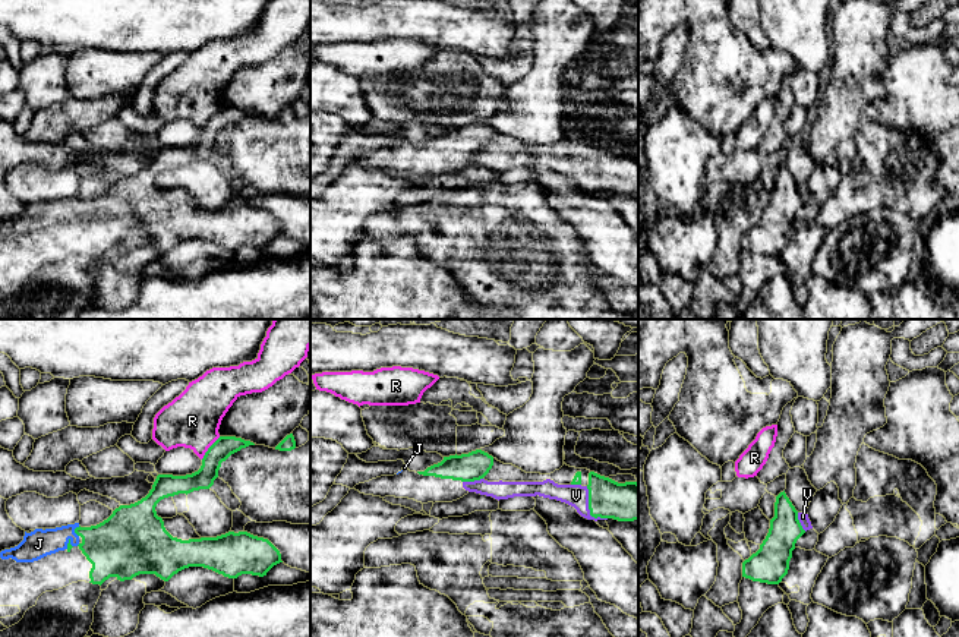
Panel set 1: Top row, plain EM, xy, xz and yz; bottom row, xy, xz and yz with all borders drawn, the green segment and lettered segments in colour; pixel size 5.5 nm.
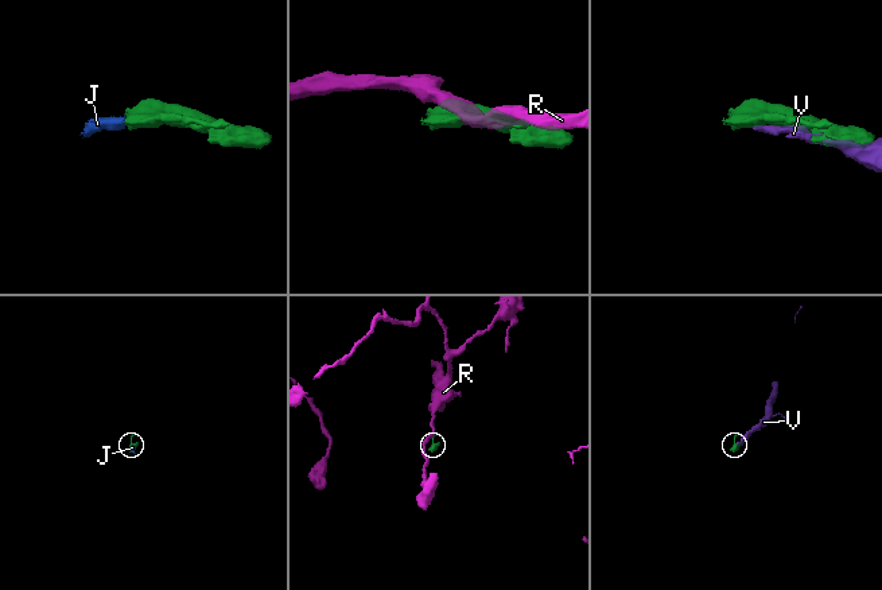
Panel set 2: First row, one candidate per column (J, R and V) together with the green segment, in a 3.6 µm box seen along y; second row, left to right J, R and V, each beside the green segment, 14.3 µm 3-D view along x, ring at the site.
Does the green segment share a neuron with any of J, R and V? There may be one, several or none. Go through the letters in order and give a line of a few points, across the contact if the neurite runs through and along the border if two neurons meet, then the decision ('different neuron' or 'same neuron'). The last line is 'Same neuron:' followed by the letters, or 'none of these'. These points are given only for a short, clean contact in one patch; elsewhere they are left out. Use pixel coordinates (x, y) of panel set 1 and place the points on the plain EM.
J: same neuron
R: line xy (220, 109), (201, 131); different neuron
V: same neuron
Same neuron: J, V

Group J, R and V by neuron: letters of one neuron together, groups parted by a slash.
J V / R

